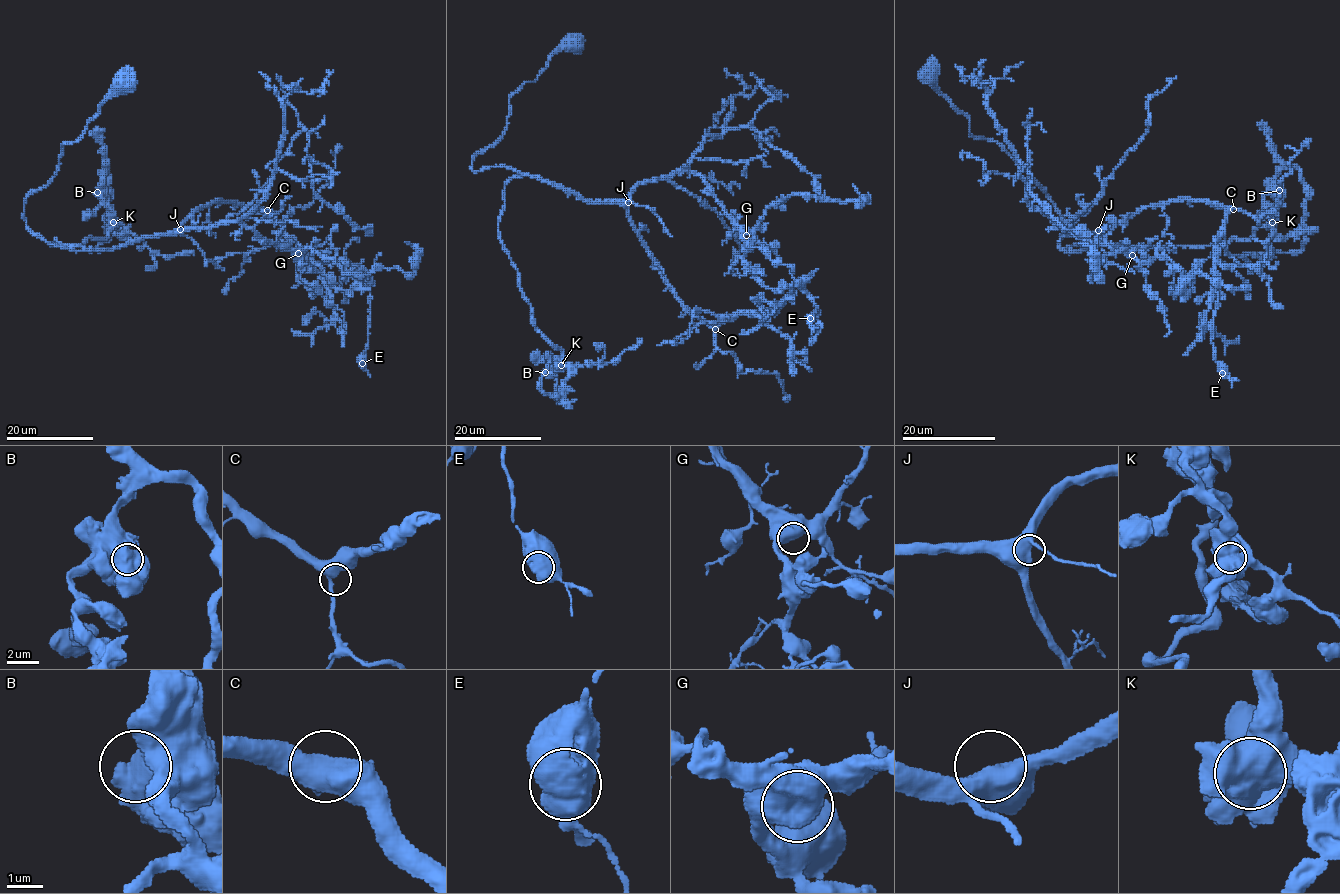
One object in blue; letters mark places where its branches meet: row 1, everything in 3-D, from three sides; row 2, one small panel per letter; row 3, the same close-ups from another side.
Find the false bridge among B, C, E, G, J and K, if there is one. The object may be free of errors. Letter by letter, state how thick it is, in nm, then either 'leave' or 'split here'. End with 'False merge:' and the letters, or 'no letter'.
B: calibre 1200 nm; leave
C: calibre 550 nm; leave
E: calibre 1200 nm; leave
G: calibre 1000 nm; leave
J: calibre 650 nm; leave
K: calibre 1400 nm; split here
False merge: K

